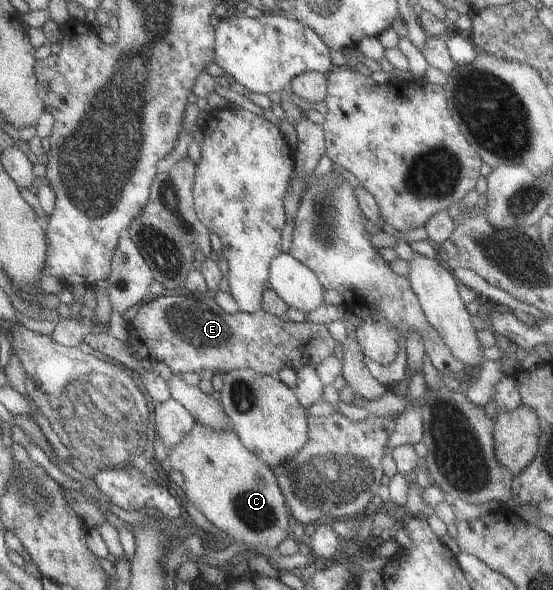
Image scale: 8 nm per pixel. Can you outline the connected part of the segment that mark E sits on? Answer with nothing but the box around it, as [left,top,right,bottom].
[85,291,334,395]

